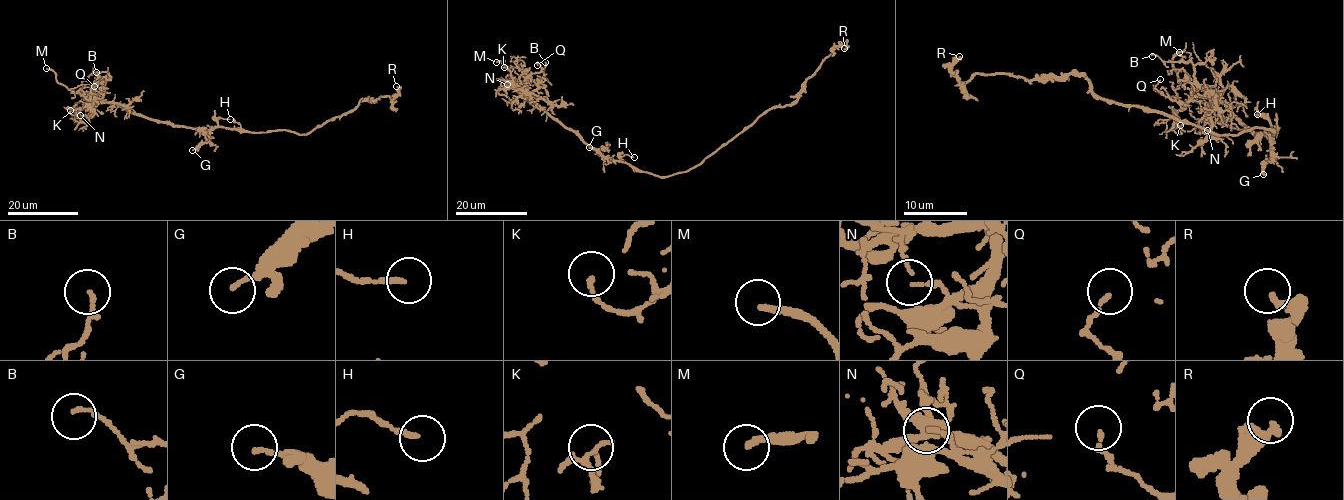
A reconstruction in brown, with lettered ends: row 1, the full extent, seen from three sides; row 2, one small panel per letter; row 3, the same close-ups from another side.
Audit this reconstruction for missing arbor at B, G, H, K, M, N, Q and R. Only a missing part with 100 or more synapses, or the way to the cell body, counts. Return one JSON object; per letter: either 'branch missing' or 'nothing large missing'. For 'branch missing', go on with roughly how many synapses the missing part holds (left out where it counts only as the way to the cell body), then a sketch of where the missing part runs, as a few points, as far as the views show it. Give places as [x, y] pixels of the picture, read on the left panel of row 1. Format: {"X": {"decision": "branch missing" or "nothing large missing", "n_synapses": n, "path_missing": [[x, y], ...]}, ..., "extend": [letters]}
{"B": {"decision": "nothing large missing"}, "G": {"decision": "nothing large missing"}, "H": {"decision": "nothing large missing"}, "K": {"decision": "nothing large missing"}, "M": {"decision": "branch missing"}, "N": {"decision": "nothing large missing"}, "Q": {"decision": "nothing large missing"}, "R": {"decision": "nothing large missing"}, "extend": ["M"]}

